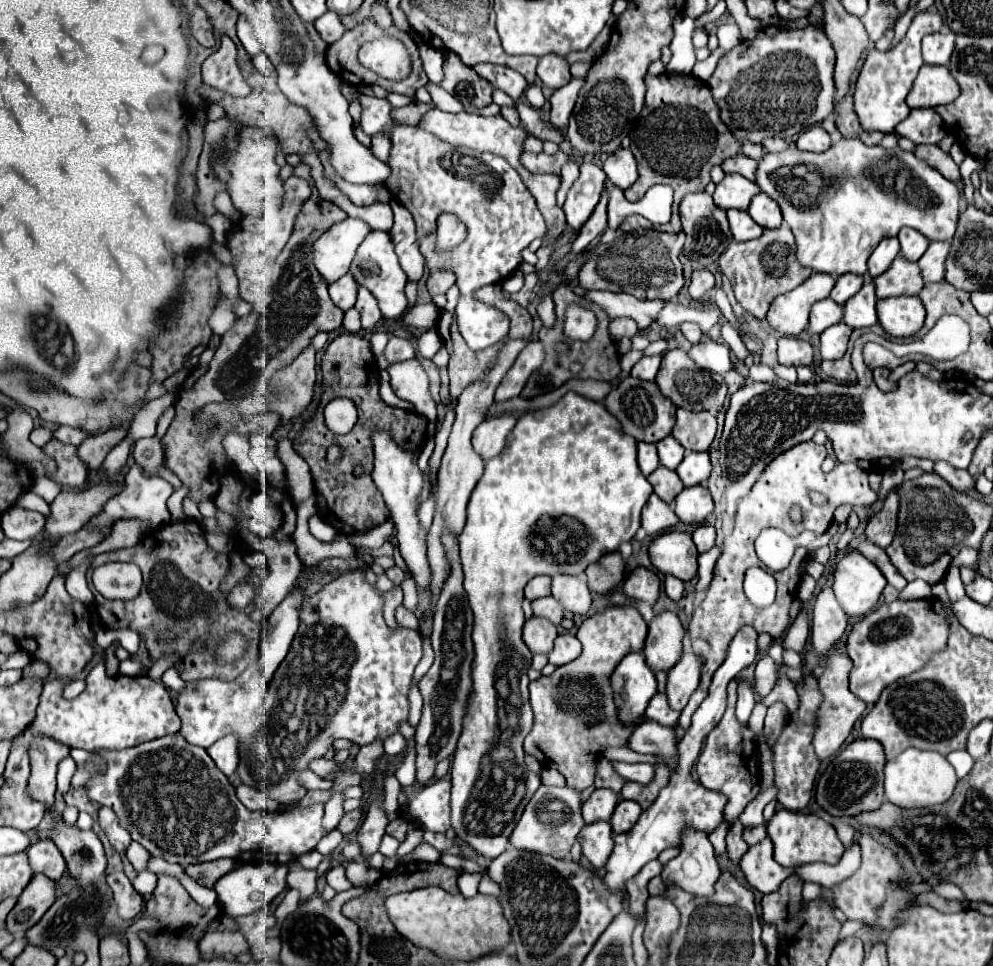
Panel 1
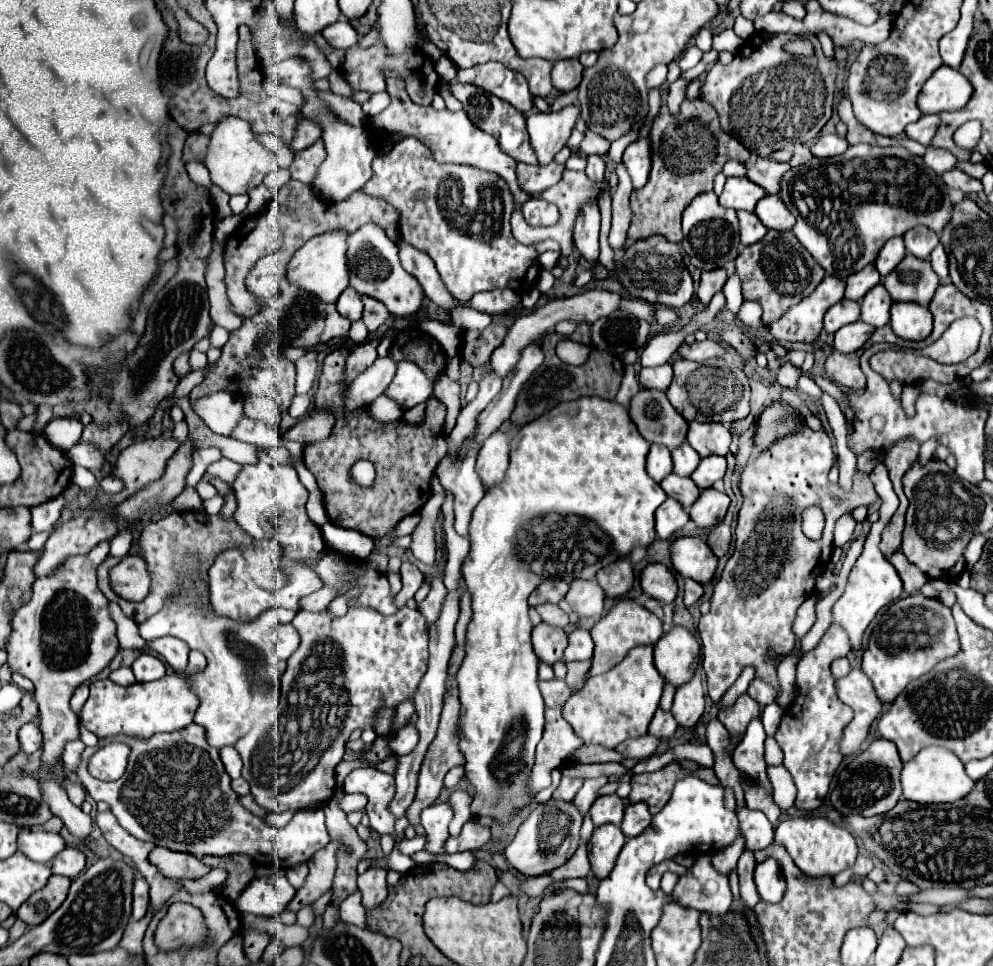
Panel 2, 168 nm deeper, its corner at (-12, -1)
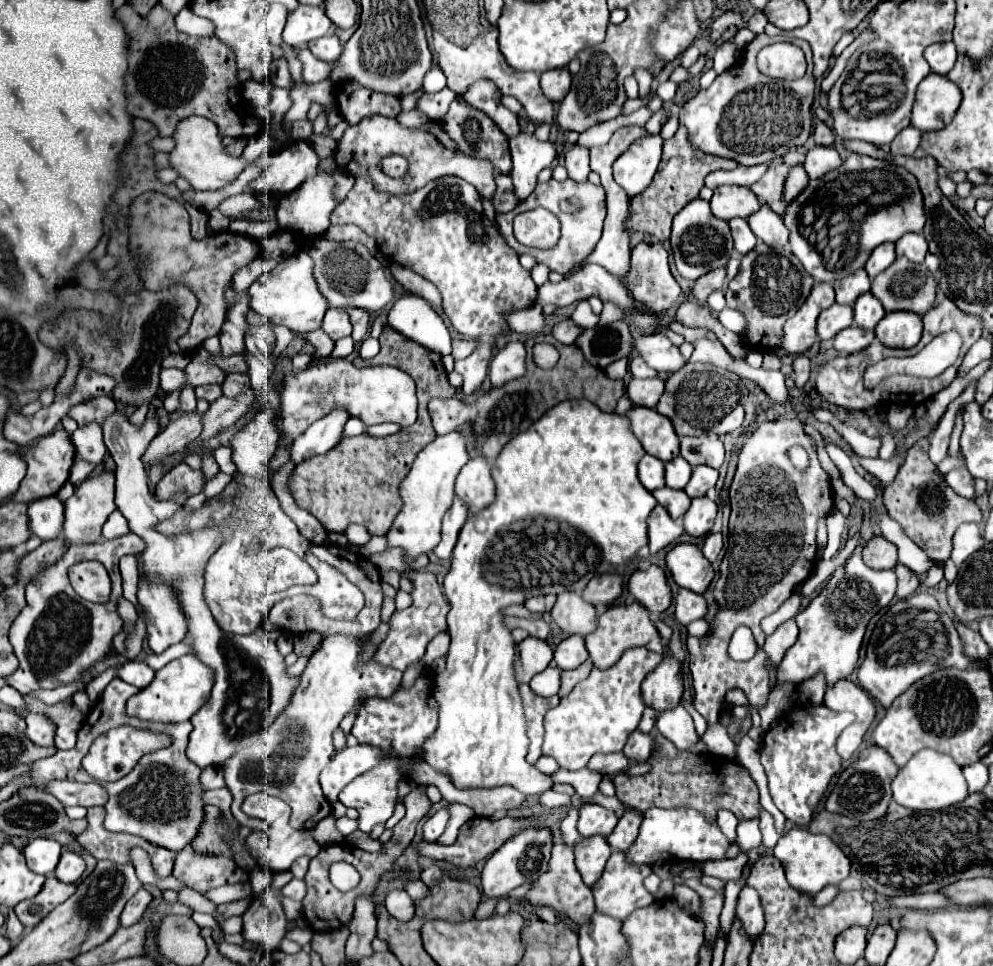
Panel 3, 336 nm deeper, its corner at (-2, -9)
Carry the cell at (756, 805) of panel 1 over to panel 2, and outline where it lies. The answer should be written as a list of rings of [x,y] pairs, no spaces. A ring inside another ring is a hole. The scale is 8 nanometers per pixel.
[[[742,806],[736,812],[736,816],[740,820],[740,830],[746,840],[746,850],[756,852],[756,850],[764,850],[772,844],[772,838],[774,838],[772,824],[766,820],[766,816],[762,812],[752,812],[750,808]]]

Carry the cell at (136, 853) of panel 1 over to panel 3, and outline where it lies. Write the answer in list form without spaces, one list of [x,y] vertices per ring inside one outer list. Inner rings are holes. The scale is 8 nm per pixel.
[[[186,848],[176,856],[174,876],[200,894],[222,884],[236,884],[248,880],[248,874],[238,868],[232,858],[204,856],[196,854],[192,848]]]

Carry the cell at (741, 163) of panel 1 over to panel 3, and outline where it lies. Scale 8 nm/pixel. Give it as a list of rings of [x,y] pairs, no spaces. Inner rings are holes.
[[[772,164],[766,174],[752,184],[752,192],[758,196],[758,200],[766,206],[770,206],[776,214],[784,212],[784,204],[782,204],[782,188],[784,188],[784,180],[788,176],[788,166],[786,164]]]

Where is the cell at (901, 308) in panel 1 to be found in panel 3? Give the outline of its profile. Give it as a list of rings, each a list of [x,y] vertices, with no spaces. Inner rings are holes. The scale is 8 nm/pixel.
[[[888,312],[874,334],[888,348],[912,348],[922,336],[922,318],[914,312]]]

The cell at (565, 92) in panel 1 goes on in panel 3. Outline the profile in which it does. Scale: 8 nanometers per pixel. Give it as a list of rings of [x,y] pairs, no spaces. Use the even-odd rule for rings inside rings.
[[[522,130],[518,136],[510,138],[510,154],[514,168],[510,172],[514,180],[514,192],[520,200],[532,194],[538,182],[538,174],[556,160],[556,144],[538,140],[532,132]]]

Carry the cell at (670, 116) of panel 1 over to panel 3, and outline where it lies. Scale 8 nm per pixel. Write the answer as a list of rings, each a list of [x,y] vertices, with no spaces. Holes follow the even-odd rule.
[[[680,126],[678,132],[670,140],[664,142],[662,160],[660,160],[660,166],[658,166],[658,172],[656,172],[652,184],[642,194],[638,194],[630,200],[630,214],[626,220],[626,230],[630,234],[636,234],[636,232],[650,234],[662,242],[668,240],[672,218],[682,210],[684,204],[698,198],[704,178],[714,170],[734,170],[736,166],[738,166],[738,162],[734,162],[730,158],[708,156],[706,152],[698,152],[690,142],[688,132]]]

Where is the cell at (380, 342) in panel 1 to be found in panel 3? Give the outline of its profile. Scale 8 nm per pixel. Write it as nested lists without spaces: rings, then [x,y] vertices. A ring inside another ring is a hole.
[[[366,338],[366,340],[362,342],[362,346],[360,346],[360,358],[362,358],[362,360],[370,360],[370,358],[374,358],[374,356],[378,354],[378,350],[380,350],[378,340]]]

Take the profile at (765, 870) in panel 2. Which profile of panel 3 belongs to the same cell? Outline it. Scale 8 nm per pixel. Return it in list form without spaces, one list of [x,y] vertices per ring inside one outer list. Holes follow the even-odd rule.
[[[744,886],[740,896],[738,896],[738,904],[736,904],[736,912],[738,918],[742,920],[744,930],[748,932],[750,940],[754,942],[756,936],[762,932],[764,928],[764,914],[762,914],[762,902],[758,900],[758,892],[754,892],[754,888]]]

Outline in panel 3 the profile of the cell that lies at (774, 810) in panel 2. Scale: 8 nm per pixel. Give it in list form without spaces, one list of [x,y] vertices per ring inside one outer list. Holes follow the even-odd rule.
[[[742,820],[738,824],[738,846],[744,850],[752,850],[762,842],[762,832],[758,826],[758,820]]]

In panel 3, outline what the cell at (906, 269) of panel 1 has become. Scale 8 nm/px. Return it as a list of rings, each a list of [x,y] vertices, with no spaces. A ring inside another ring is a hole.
[[[896,258],[890,268],[886,268],[882,274],[878,274],[872,280],[870,292],[882,302],[886,312],[896,312],[896,310],[906,310],[914,314],[924,314],[928,308],[932,308],[934,298],[936,298],[936,280],[932,272],[924,264],[914,264],[906,258]]]

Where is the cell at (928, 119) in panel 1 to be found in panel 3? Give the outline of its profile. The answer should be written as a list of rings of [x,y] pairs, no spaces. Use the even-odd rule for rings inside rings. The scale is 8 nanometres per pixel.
[[[914,126],[904,128],[904,130],[896,136],[896,140],[892,140],[890,152],[892,152],[892,154],[912,156],[914,150],[918,148],[918,144],[920,144],[920,138],[922,138],[922,132],[920,132],[918,128],[914,128]]]

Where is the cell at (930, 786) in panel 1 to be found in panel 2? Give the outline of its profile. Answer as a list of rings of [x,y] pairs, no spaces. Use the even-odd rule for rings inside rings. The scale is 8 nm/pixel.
[[[928,746],[920,750],[910,762],[904,764],[902,788],[906,800],[914,800],[920,804],[946,804],[946,802],[956,802],[966,794],[970,794],[970,790],[974,788],[974,780],[966,774],[964,764],[954,752],[942,746]]]

